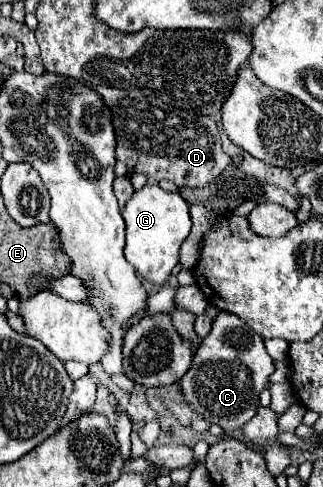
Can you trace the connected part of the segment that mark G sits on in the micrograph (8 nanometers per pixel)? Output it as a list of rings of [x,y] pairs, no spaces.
[[[145,184],[141,190],[133,192],[133,196],[125,202],[121,212],[123,212],[123,220],[125,220],[125,258],[127,258],[127,262],[143,278],[149,278],[151,282],[163,284],[167,280],[167,276],[171,274],[171,268],[179,262],[179,248],[191,230],[191,218],[189,218],[187,202],[177,192],[165,192],[159,186]]]

